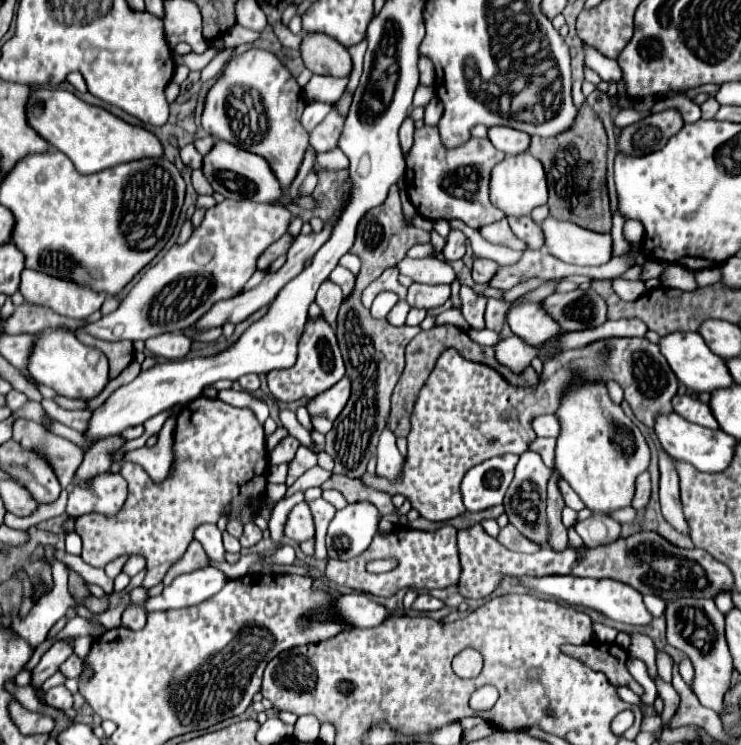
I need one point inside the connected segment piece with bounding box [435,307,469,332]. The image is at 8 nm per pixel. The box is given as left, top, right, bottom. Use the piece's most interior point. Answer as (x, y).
(453, 316)

